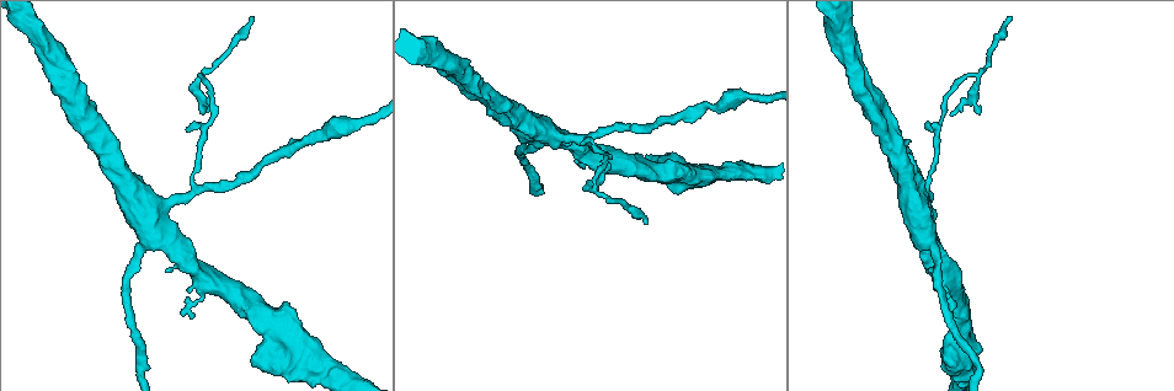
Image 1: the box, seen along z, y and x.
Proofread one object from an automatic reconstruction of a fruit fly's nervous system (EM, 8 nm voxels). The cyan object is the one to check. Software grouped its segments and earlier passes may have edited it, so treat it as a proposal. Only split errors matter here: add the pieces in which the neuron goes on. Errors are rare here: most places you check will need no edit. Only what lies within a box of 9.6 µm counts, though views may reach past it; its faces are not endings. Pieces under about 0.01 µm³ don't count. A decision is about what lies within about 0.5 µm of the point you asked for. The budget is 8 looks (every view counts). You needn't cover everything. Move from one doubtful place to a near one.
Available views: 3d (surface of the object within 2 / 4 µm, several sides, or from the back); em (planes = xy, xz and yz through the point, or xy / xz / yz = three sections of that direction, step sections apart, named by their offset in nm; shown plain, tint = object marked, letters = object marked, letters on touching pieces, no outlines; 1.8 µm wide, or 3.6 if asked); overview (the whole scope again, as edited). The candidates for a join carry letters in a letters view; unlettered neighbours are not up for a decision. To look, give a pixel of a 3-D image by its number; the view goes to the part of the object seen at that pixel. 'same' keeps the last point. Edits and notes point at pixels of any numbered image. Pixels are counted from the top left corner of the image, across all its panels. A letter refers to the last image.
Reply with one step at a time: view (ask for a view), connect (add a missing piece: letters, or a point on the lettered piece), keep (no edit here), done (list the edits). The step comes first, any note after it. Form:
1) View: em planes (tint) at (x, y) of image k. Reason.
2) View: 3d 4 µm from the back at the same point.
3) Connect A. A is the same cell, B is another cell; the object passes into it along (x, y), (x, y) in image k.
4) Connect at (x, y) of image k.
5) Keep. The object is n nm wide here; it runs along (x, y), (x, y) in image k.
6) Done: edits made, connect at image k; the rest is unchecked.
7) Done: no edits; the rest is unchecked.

View: 3d 4 µm at (166, 238) of image 1. Sharp bend.

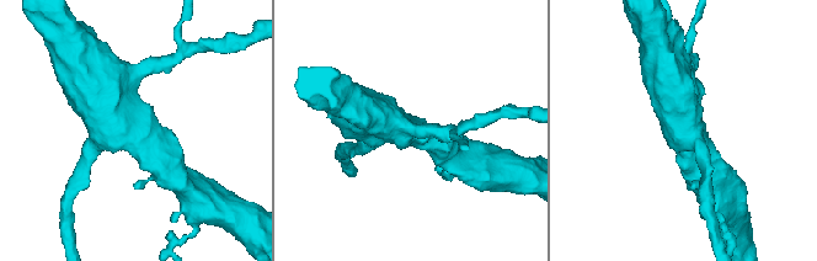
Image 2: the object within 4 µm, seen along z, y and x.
View: em 3.6 µm yz step 16 (letters) at (133, 133) of image 2. 4 arms meet here; now the EM.

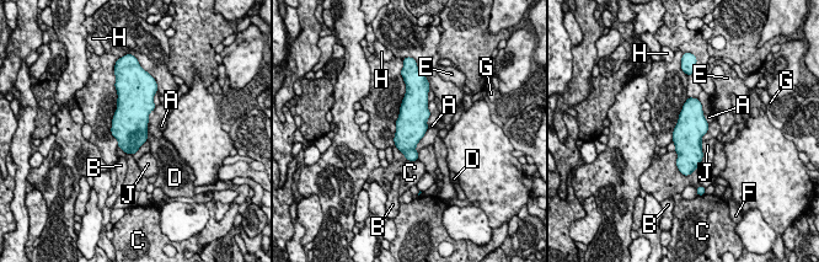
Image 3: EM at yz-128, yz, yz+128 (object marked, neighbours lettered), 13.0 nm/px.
Keep. The longest contact is with C, 380 nm; A, B, C, D, E, F, G, H and J are other cells; a border runs along (428, 127), (417, 144), (416, 151) in image 3; none of them fits.

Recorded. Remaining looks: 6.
View: em planes (letters) at (193, 312) of image 1. Thin end.

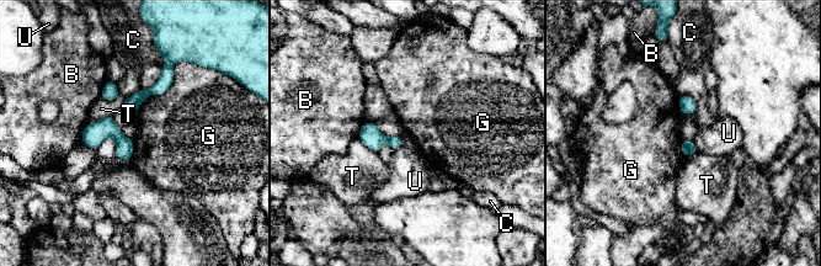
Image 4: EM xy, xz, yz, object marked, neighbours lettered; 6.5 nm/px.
Keep. The longest contact is with G, 420 nm; B, C, G, T and U are other cells; a border runs along (172, 67), (171, 85), (133, 115) in image 4; none of them fits.

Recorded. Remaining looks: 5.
View: em planes (letters) at (749, 96) of image 1. Calibre changes.

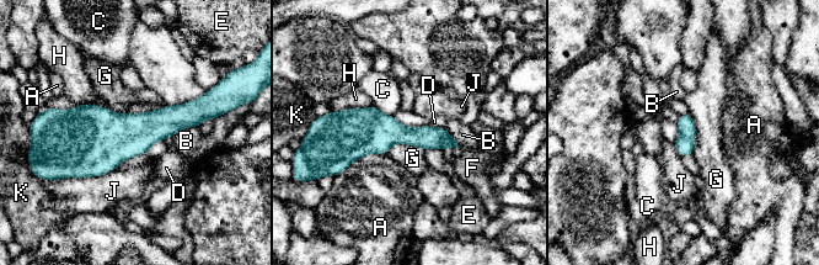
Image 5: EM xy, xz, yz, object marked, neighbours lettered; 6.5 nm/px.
Keep. A, B, C, D, E, F, G, H, J and K are other cells; a border runs along (688, 112), (695, 128), (694, 153) in image 5; none of them fits.

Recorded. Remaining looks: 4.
View: em planes (tint) at (197, 76) of image 1. Abrupt turn.

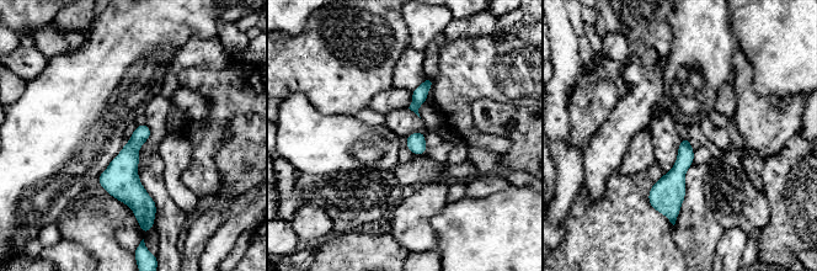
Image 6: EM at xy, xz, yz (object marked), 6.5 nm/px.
View: em planes (letters) at the same point.

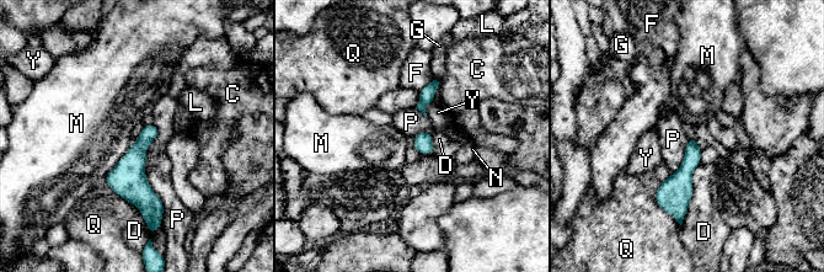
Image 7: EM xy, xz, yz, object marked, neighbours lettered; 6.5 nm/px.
Keep. The longest contact is with D, 400 nm; C, D, F, G, L, M, N, P, Q and Y are other cells; a border runs along (144, 172), (162, 203), (161, 219) in image 7; none of them fits.

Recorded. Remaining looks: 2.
Done: no edits; the rest is unchecked.

